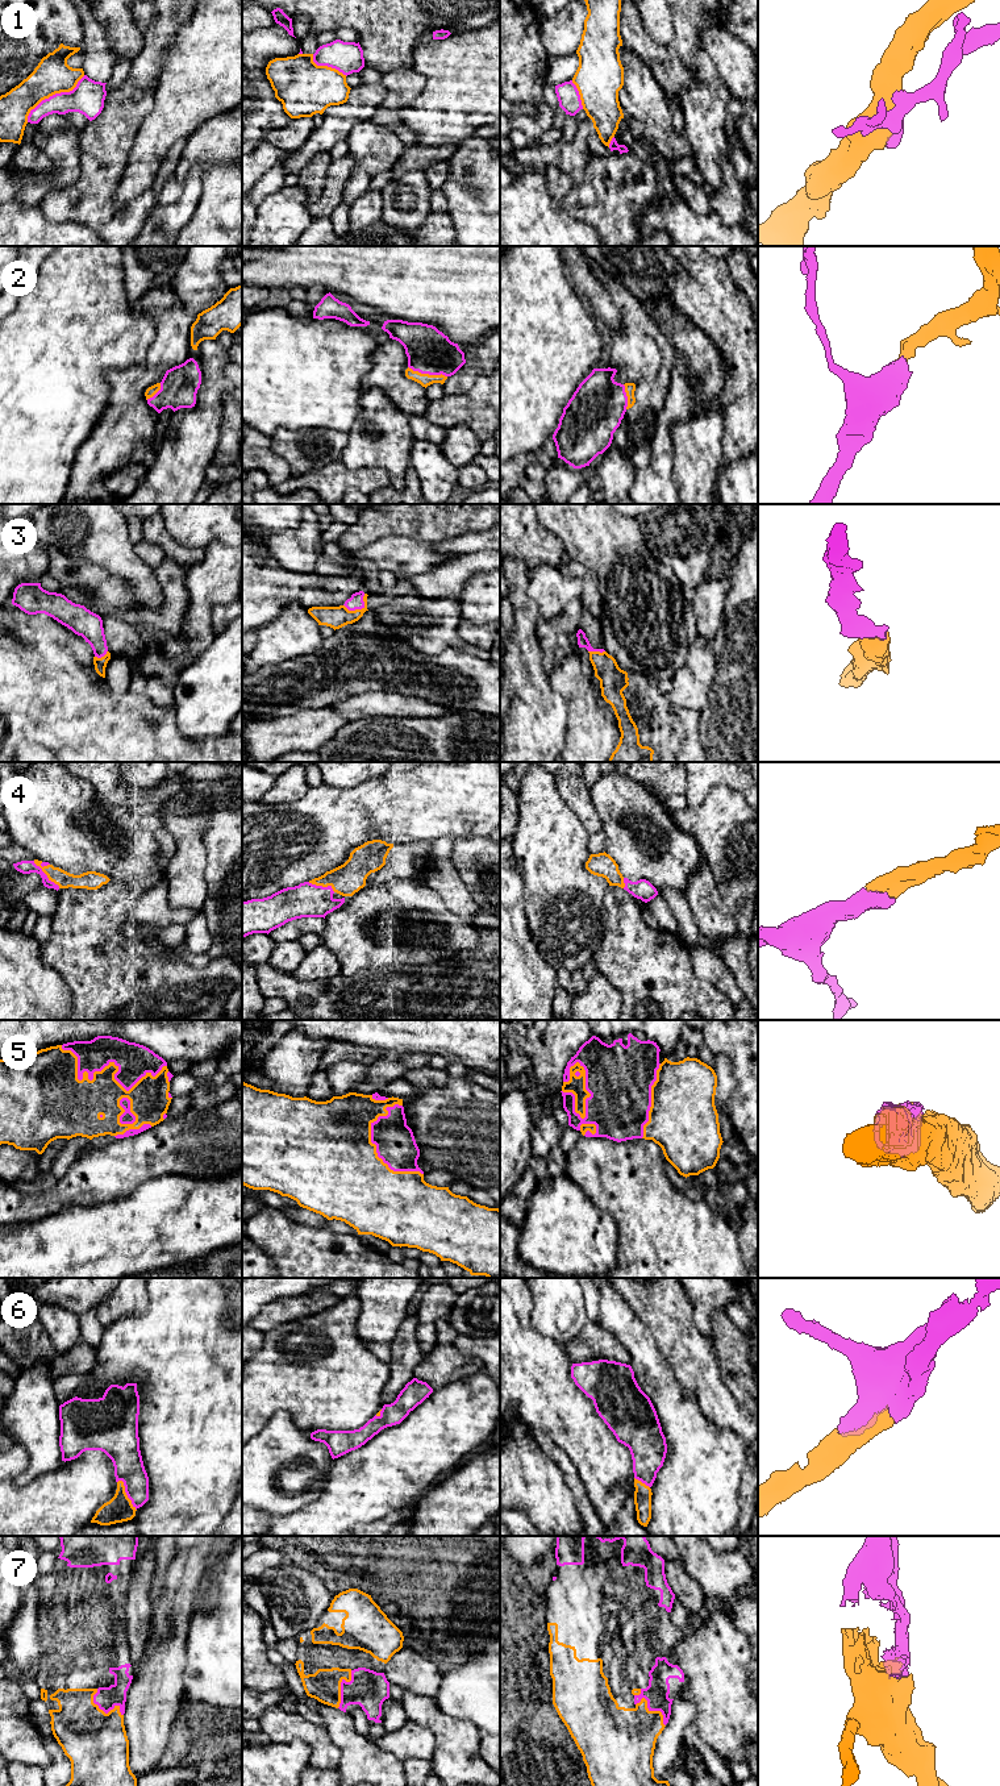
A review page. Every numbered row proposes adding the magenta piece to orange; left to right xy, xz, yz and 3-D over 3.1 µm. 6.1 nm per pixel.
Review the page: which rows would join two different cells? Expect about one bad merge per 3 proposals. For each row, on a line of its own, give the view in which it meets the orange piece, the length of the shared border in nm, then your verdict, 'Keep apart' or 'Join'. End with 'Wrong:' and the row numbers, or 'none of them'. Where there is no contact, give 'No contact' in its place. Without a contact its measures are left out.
1: Touches orange in xy. Shared border 460 nm. Keep apart
2: Touches orange in xz. Shared border 240 nm. Join
3: Touches orange in xz. Shared border 150 nm. Join
4: Touches orange in xy. Shared border 240 nm. Join
5: Touches orange in xy. Shared border 650 nm. Join
6: Touches orange in xy. Shared border 220 nm. Join
7: Touches orange in xy. Shared border 240 nm. Join
Wrong: 1

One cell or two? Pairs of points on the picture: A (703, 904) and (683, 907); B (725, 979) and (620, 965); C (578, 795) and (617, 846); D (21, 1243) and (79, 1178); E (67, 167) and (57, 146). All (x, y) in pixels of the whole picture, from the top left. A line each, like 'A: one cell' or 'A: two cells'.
A: two cells
B: two cells
C: two cells
D: two cells
E: one cell

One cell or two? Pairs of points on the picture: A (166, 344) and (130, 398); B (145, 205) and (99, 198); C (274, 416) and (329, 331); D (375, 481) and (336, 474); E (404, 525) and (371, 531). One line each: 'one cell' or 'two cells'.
A: one cell
B: one cell
C: one cell
D: one cell
E: one cell

